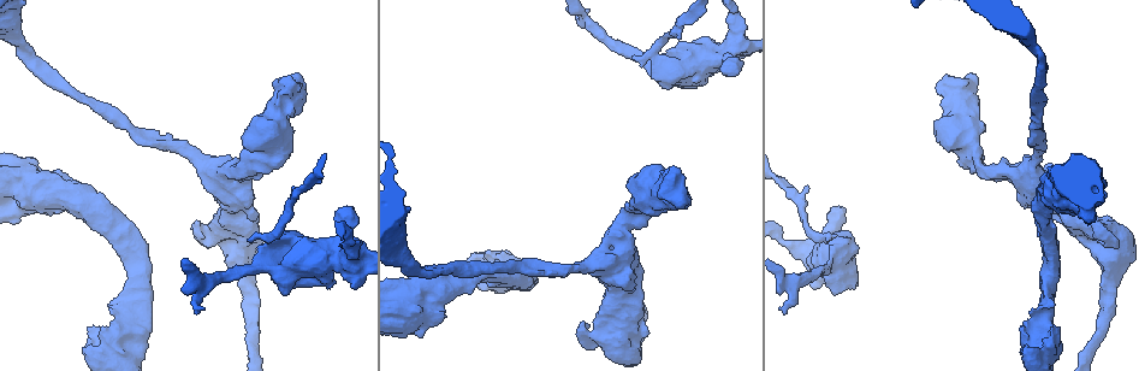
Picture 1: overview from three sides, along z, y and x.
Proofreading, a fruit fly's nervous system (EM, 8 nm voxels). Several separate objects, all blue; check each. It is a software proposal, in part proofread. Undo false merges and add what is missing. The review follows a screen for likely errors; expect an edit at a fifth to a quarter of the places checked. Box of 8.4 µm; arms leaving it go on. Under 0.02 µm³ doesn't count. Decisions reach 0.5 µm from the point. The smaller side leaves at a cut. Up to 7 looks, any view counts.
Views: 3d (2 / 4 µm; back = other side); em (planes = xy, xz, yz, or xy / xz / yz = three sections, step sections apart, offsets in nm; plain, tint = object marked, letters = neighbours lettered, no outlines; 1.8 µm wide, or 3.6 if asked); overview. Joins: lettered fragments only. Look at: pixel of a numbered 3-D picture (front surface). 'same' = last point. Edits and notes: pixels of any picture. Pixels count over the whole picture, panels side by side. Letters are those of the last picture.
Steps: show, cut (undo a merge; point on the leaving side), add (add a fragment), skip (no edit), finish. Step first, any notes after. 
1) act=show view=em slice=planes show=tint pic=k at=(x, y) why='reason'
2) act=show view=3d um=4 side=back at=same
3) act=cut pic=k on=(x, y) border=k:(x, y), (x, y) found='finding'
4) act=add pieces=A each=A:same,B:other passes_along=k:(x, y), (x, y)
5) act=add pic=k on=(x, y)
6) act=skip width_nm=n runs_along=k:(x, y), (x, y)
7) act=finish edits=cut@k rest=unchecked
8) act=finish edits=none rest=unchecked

act=show view=em um=3.6 slice=planes show=letters pic=1 at=(1025, 175)

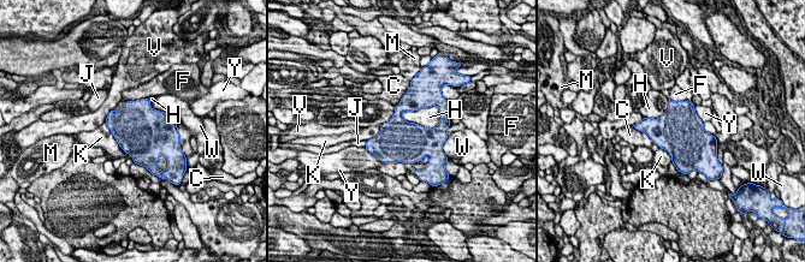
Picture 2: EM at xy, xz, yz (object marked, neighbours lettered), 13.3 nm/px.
act=skip each=C:other,F:other,H:other,J:other,K:other,M:other,V:other,W:other,Y:other border=2:(401, 114), (428, 127), (441, 119) found='continuous, no second neuron'

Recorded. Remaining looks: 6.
act=show view=3d um=4 side=back pic=1 at=(349, 213) why='branch stops here'

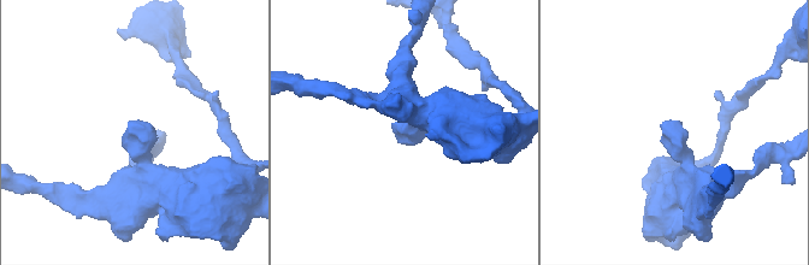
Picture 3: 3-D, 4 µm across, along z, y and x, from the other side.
act=show view=em slice=xy step=16 show=letters pic=3 at=(130, 125)

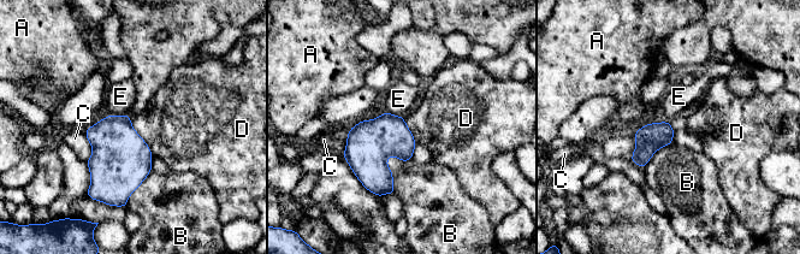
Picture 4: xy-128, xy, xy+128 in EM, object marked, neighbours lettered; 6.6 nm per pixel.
act=skip width_nm=160 each=A:other,B:other,C:other,D:other,E:other border=4:(130, 119), (131, 126), (153, 155) found='no lettered fragment goes on from it'

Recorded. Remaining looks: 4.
act=show view=3d um=2 pic=1 at=(269, 239) why='sharp bend'

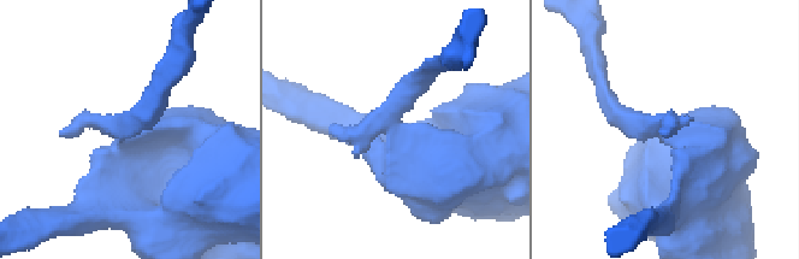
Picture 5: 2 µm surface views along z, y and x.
act=show view=em slice=planes show=plain pic=5 at=(119, 131)

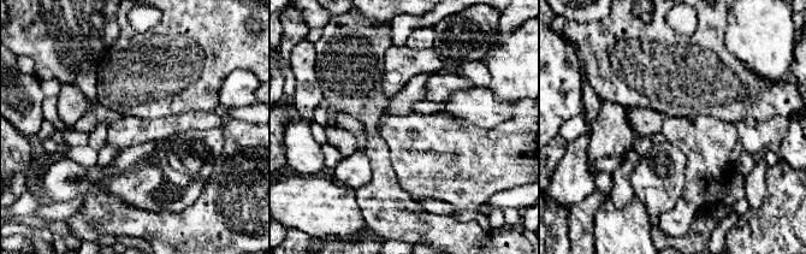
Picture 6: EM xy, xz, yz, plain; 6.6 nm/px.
act=show view=em slice=planes show=letters at=same why='see the neighbours'

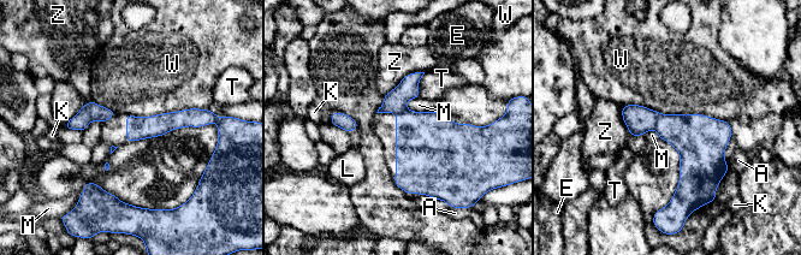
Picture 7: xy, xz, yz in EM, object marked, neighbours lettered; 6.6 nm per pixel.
act=skip each=A:other,E:other,K:other,L:other,M:other,T:other,W:other,Z:other border=7:(622, 105), (727, 120) found='one neuron here'

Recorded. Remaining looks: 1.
act=finish edits=none rest=unchecked

